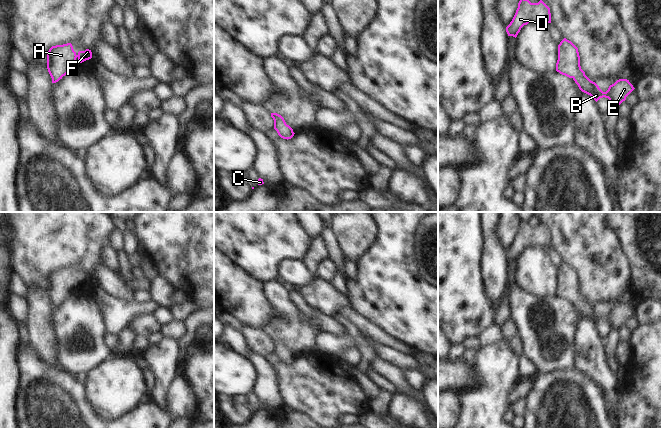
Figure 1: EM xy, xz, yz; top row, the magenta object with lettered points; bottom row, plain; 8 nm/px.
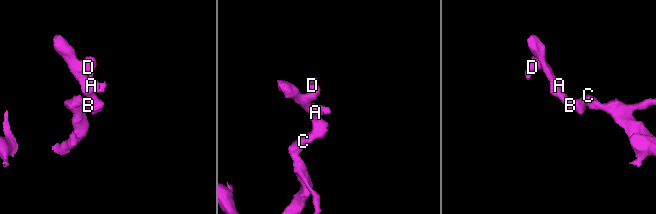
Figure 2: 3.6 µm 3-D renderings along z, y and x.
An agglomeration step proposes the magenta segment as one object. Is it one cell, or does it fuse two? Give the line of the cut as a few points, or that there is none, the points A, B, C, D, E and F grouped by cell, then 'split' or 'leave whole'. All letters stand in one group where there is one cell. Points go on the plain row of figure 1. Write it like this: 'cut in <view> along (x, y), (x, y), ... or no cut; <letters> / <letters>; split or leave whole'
no cut; A B C D E F; leave whole

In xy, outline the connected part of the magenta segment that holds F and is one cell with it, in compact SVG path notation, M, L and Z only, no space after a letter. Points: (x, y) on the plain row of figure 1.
M71 267L52 270L47 276L47 293L52 307L58 306L66 298L75 295L79 287L91 282L91 274L76 277Z

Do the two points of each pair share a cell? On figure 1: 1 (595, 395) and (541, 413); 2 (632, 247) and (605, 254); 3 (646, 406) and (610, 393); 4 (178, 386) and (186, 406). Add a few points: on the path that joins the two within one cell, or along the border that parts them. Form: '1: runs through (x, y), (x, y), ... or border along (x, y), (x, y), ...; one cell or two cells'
1: runs through (582, 401), (568, 407), (564, 411), (554, 411); one cell
2: border along (610, 229), (619, 240), (632, 271); two cells
3: border along (621, 391), (616, 416); two cells
4: runs through (178, 391), (181, 401); one cell

